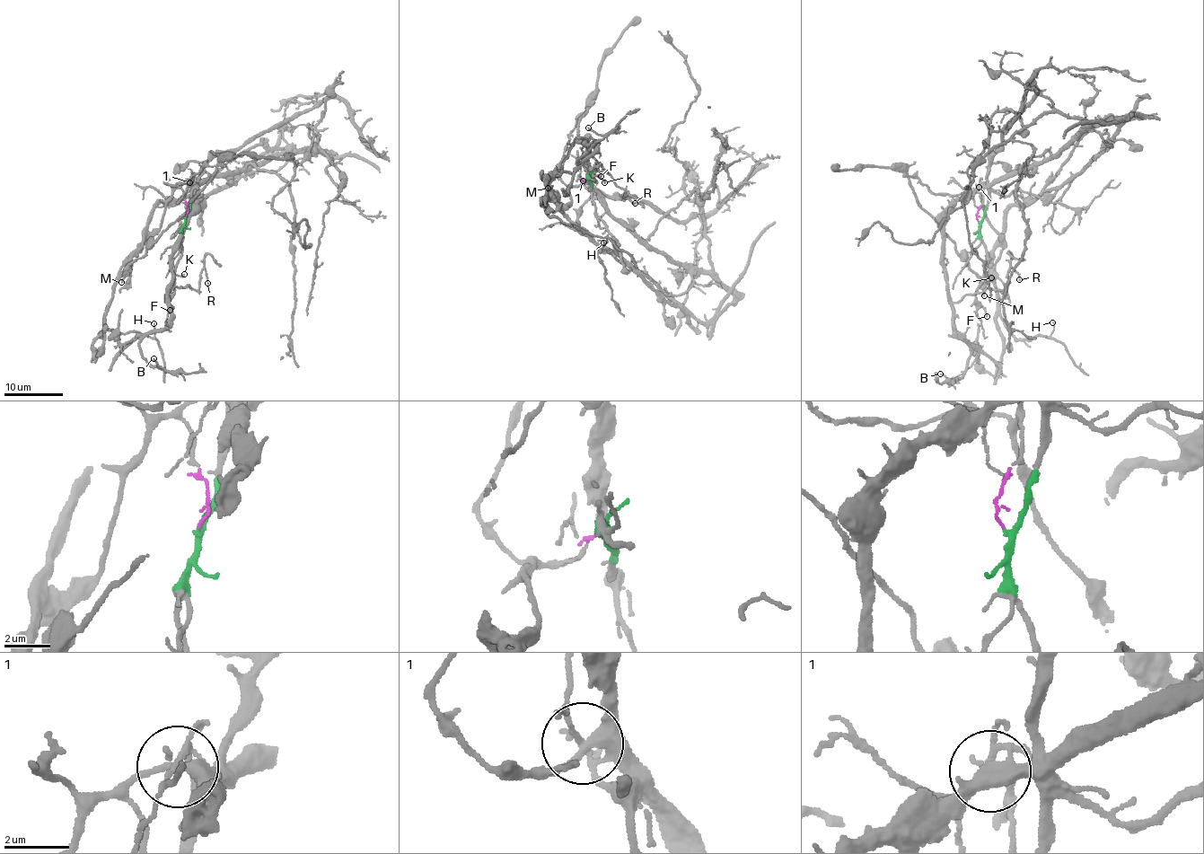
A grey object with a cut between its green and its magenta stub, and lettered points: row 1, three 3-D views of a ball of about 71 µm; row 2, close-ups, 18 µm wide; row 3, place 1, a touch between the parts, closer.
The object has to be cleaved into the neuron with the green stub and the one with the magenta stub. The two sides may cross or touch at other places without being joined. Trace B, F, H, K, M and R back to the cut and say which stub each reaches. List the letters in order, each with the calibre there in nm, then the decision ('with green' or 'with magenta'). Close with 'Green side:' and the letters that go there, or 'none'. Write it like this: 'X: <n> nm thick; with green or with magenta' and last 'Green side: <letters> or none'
B: 110 nm thick; with magenta
F: 130 nm thick; with green
H: 110 nm thick; with magenta
K: 150 nm thick; with green
M: 170 nm thick; with magenta
R: 120 nm thick; with magenta
Green side: F, K

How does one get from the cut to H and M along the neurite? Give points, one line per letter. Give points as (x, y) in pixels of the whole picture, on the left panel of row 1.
H: (185, 215), (177, 187), (161, 227), (125, 262), (105, 315), (105, 326), (121, 334), (153, 337), (154, 322)
M: (185, 215), (188, 208), (184, 191), (177, 187), (172, 191), (161, 227), (130, 257), (129, 268), (122, 283)

